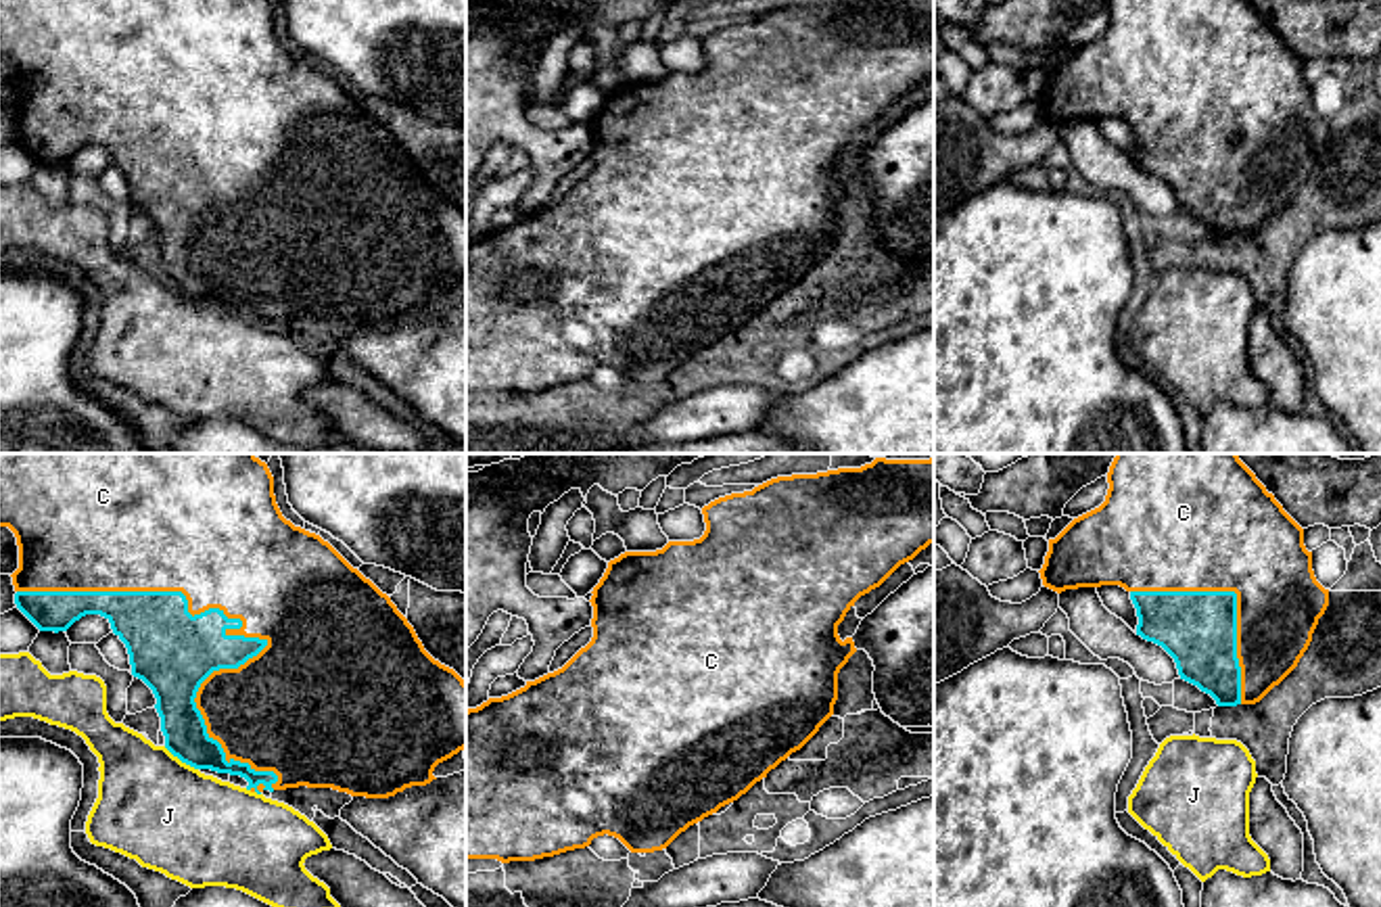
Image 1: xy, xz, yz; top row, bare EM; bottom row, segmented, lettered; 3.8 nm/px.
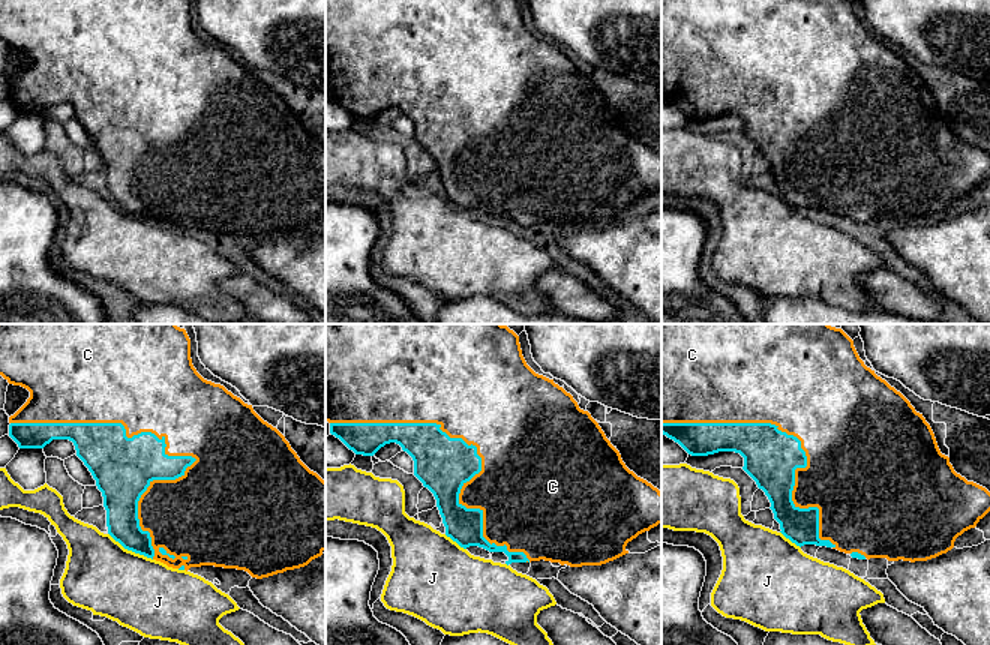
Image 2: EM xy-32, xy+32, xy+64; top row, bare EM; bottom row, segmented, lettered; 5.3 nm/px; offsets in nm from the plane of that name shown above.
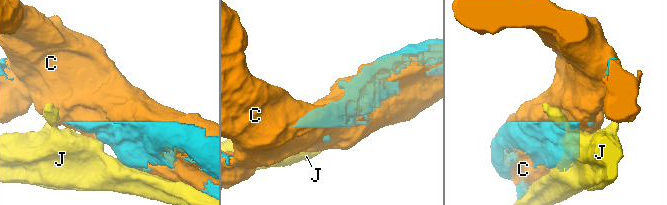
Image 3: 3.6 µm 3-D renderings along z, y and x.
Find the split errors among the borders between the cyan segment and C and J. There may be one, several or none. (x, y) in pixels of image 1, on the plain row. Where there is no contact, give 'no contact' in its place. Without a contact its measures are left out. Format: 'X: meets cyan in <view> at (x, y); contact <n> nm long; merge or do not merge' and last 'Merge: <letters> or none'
C: meets cyan in xy at (230, 159); contact 1250 nm long; merge
J: meets cyan in xy at (180, 291); contact 160 nm long; do not merge
Merge: C

